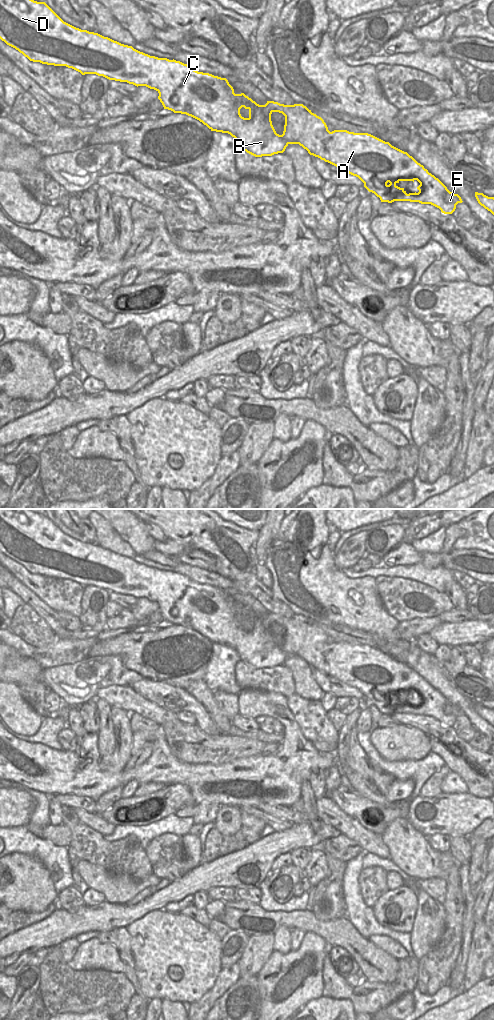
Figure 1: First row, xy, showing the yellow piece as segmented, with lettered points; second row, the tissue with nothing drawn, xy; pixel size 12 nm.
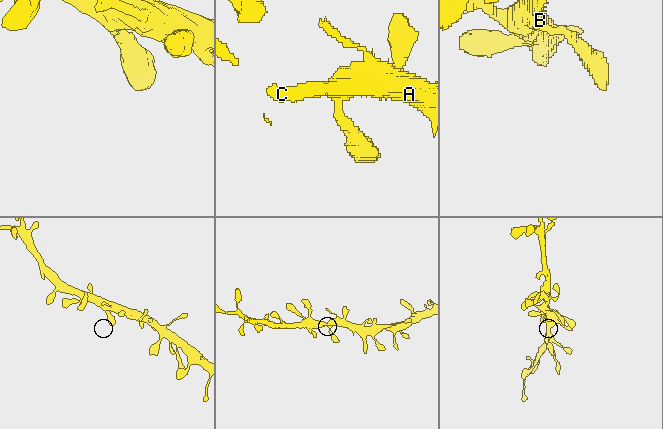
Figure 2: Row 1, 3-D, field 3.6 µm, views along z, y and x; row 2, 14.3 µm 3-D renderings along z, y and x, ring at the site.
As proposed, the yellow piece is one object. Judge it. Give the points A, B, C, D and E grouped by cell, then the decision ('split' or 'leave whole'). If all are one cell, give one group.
A B C D E; leave whole

